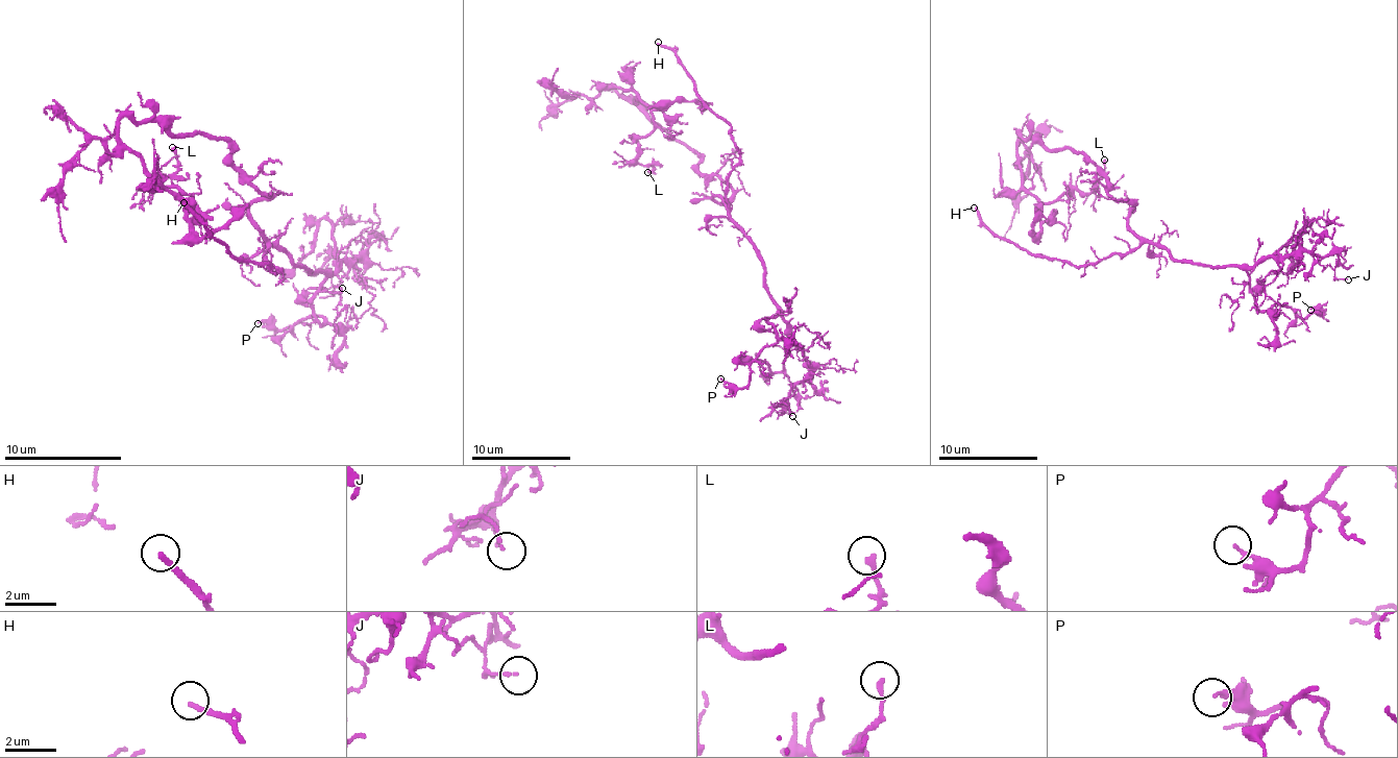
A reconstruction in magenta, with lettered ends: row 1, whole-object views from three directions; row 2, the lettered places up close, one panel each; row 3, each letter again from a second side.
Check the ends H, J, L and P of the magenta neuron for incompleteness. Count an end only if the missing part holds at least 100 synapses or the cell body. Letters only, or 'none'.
H

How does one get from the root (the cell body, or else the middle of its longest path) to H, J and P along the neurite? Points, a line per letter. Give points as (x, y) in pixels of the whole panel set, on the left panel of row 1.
H: (258, 188), (272, 194), (248, 209), (248, 220), (269, 244), (263, 255), (280, 270), (240, 262), (184, 202)
J: (258, 188), (272, 194), (248, 209), (248, 220), (295, 264), (330, 273), (363, 255), (327, 262), (342, 288)
P: (258, 188), (272, 194), (248, 220), (324, 273), (313, 299), (321, 323), (258, 323)

